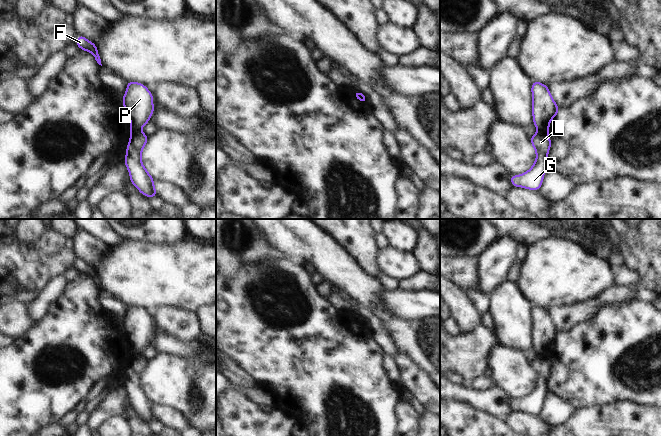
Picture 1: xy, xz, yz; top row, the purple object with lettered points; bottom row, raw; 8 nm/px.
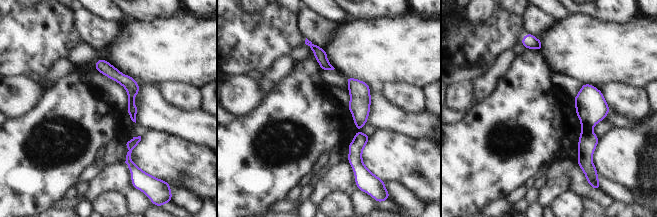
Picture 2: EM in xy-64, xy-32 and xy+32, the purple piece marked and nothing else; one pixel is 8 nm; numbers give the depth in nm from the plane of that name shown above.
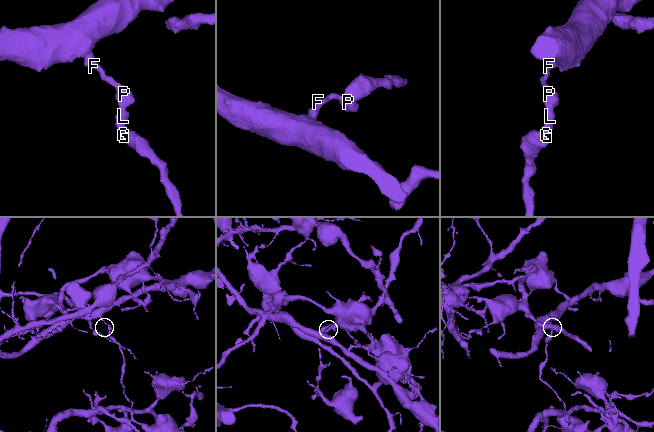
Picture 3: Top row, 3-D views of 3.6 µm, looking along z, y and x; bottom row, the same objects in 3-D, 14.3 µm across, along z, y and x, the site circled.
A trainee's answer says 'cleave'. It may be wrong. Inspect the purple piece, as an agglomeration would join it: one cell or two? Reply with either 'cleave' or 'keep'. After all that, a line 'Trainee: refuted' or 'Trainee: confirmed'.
cleave
Trainee: confirmed

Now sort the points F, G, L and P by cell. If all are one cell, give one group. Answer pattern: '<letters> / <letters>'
F P / G L

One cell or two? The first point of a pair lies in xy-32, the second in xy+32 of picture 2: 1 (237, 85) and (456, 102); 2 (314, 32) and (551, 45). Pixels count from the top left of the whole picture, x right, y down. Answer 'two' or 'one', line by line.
1: one
2: two

